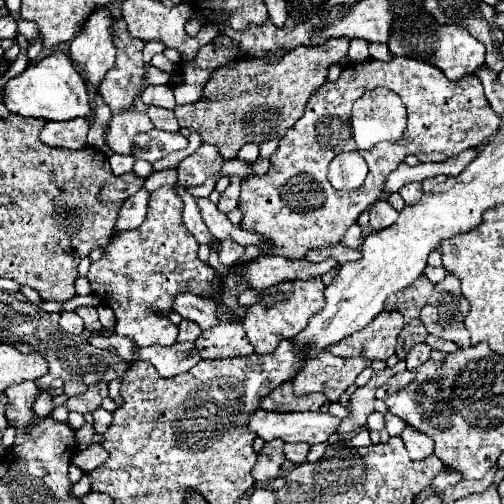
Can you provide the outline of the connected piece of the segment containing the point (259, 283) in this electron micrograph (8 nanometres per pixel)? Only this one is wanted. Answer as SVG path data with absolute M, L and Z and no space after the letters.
M261 255L245 267L245 273L247 273L247 281L253 289L265 289L265 287L283 283L283 281L321 277L333 267L337 267L335 259L311 263L305 259L291 261L291 259L283 259L283 257L275 257L275 255Z

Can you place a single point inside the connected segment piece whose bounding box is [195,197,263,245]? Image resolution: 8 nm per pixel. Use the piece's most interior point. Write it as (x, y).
(219, 225)

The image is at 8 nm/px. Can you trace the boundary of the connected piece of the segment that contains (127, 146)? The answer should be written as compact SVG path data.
M125 111L121 115L113 115L105 143L121 155L135 155L135 135L147 133L153 129L153 123L145 113Z

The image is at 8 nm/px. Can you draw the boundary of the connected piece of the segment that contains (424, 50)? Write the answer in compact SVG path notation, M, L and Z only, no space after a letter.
M411 1L411 3L395 3L393 11L397 15L393 29L391 29L391 39L387 41L389 49L397 57L413 57L425 63L431 63L439 67L447 79L457 81L463 75L475 73L479 67L485 65L485 47L479 43L475 37L471 37L463 27L457 25L439 25L423 7L421 1Z

